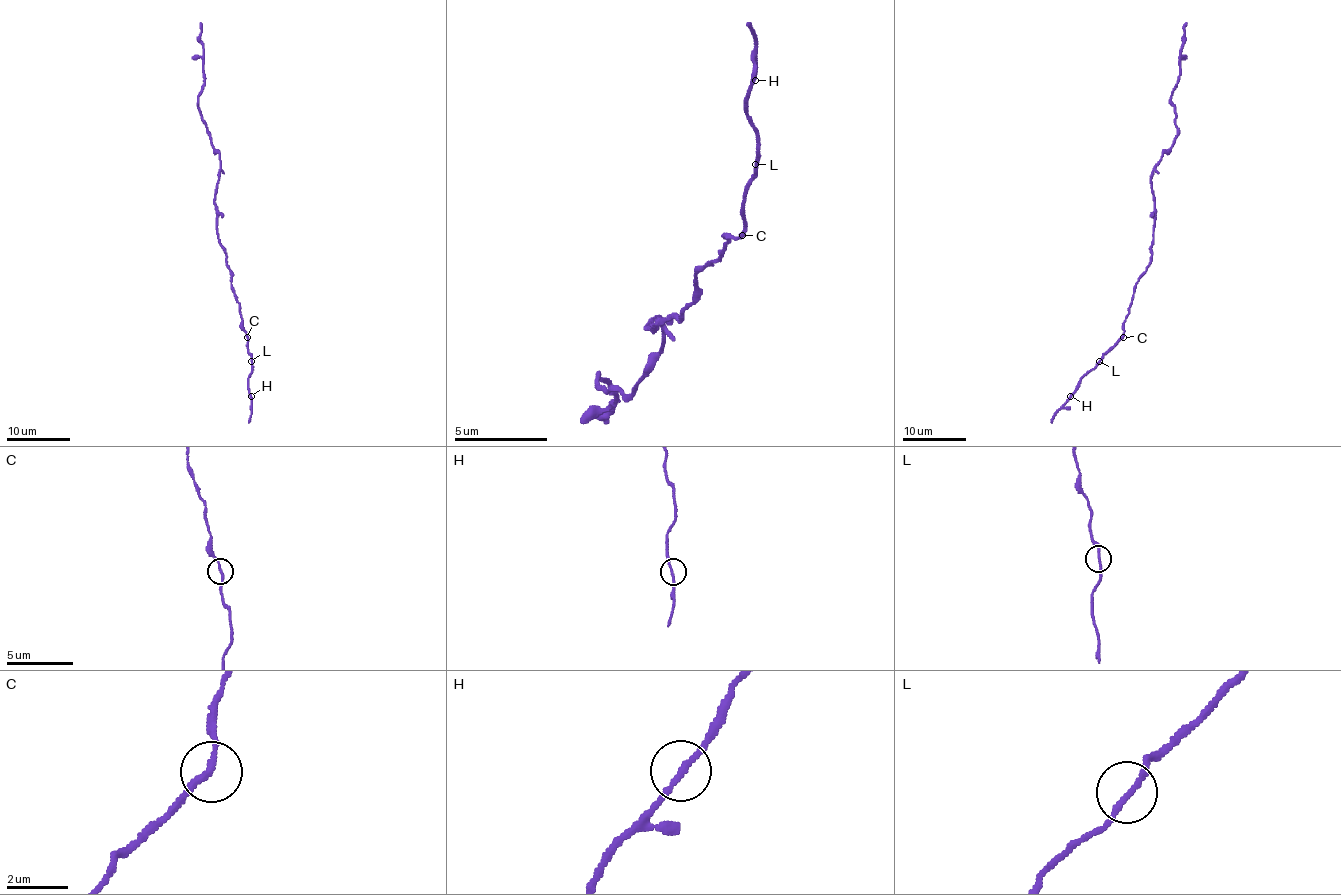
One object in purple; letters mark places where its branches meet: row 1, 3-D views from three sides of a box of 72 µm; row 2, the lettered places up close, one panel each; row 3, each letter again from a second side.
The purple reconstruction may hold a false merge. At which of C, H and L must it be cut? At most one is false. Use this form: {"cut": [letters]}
{"cut": []}

